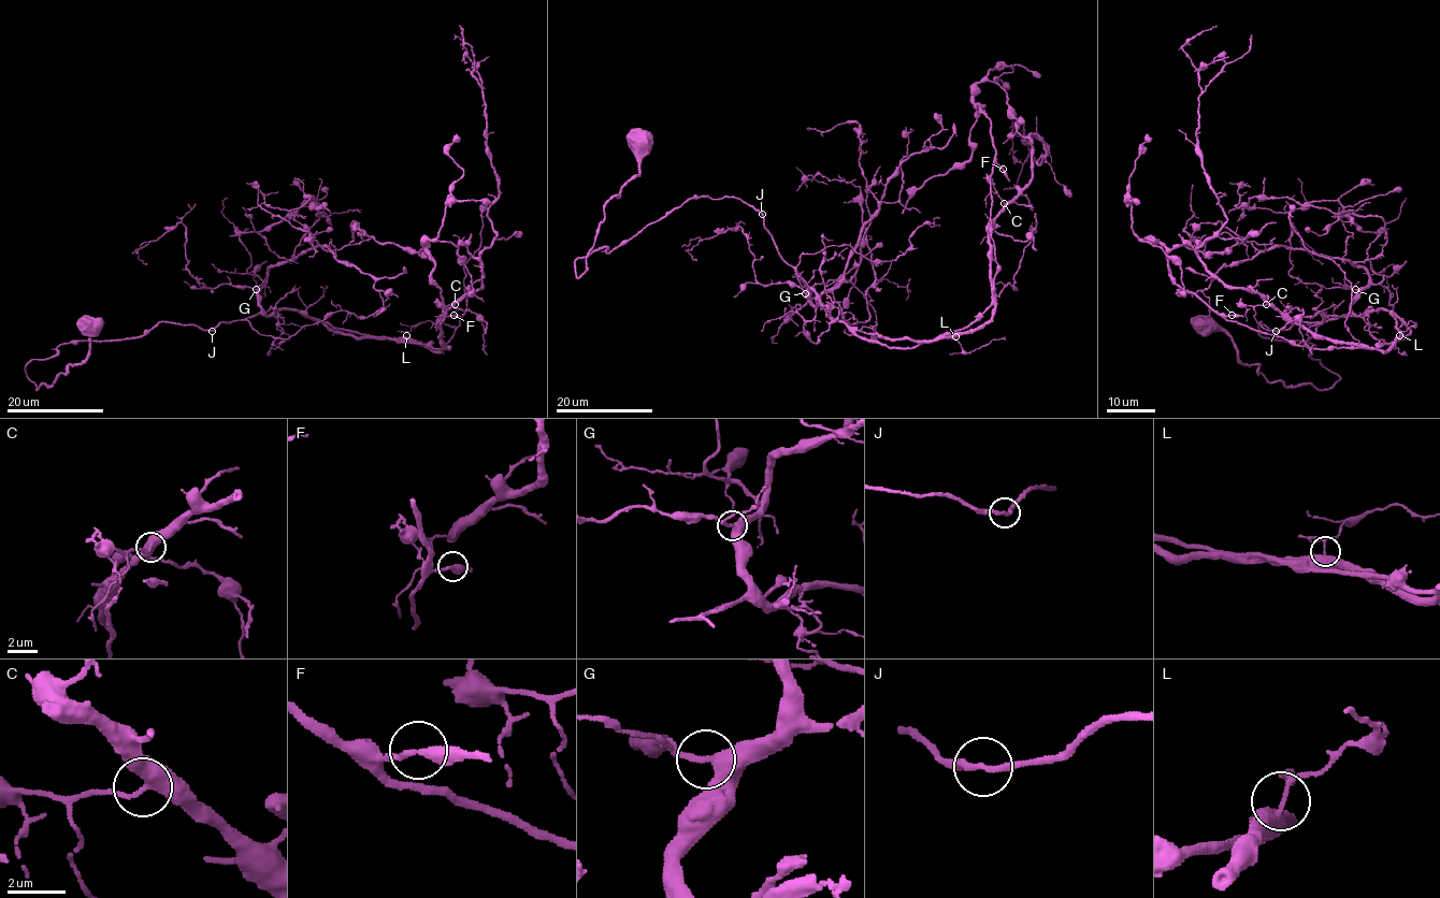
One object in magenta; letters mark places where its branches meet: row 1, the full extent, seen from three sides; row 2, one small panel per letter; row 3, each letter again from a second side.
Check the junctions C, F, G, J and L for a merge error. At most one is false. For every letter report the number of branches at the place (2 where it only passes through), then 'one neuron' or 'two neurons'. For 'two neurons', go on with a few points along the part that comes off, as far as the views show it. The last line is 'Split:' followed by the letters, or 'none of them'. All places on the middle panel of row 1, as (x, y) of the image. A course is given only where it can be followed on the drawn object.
C: 2 branches meet; one neuron
F: 2 branches meet; one neuron
G: 2 branches meet; one neuron
J: 2 branches meet; one neuron
L: 3 branches meet; one neuron
Split: none of them

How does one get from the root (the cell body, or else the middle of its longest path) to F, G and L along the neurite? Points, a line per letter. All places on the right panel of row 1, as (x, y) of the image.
F: (1205, 330), (1319, 389), (1340, 378), (1315, 346), (1260, 322), (1384, 308), (1402, 338), (1315, 349), (1232, 315)
G: (1205, 330), (1269, 381), (1328, 389), (1340, 378), (1313, 344), (1258, 323), (1335, 320), (1355, 289)
L: (1205, 330), (1269, 381), (1319, 389), (1340, 378), (1315, 346), (1264, 338), (1260, 322), (1384, 308), (1399, 335)

